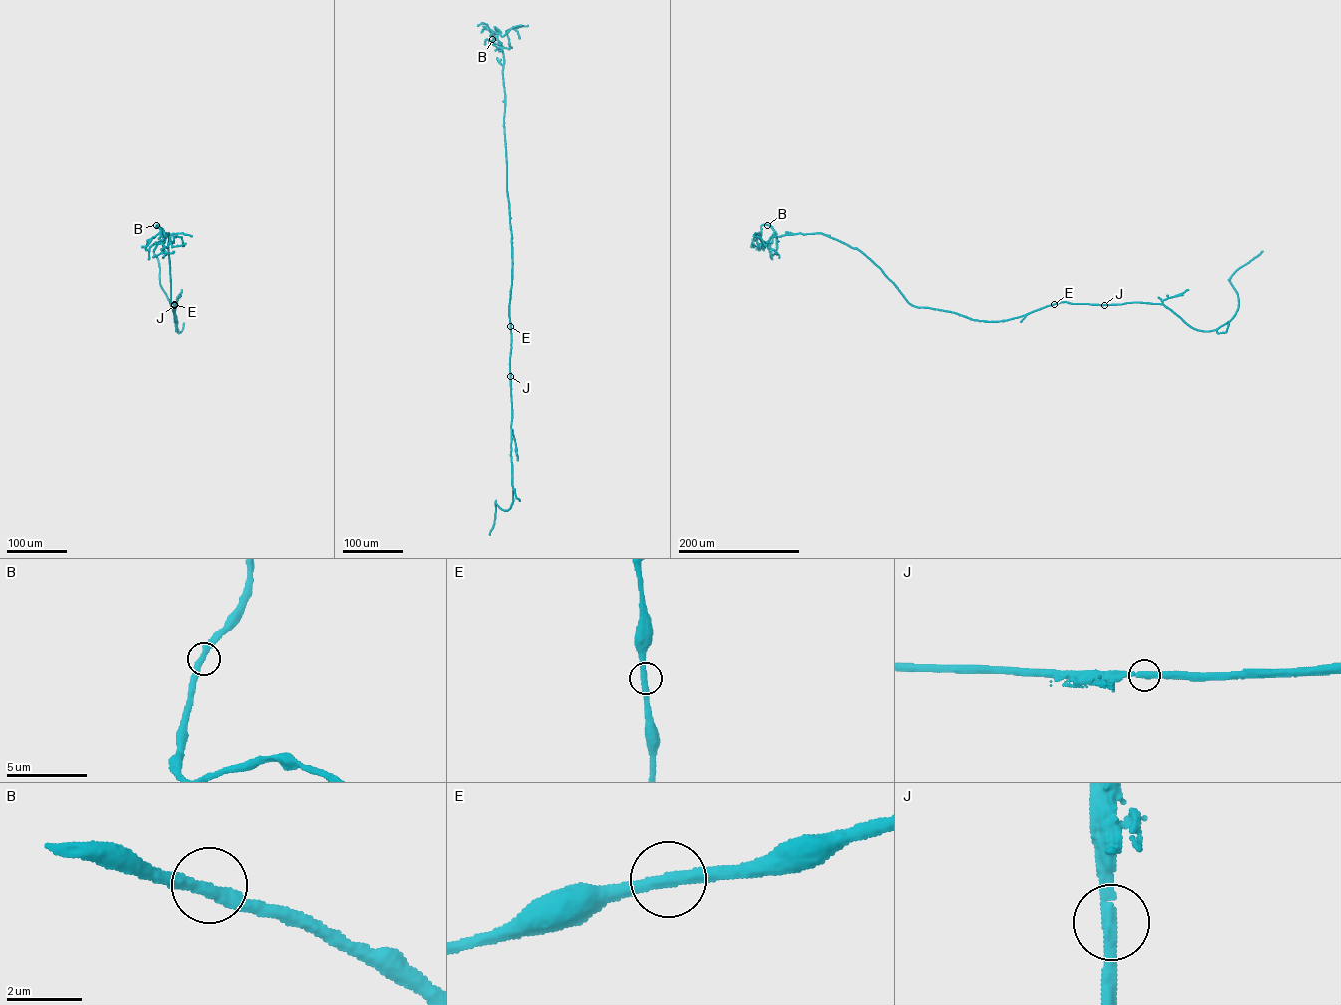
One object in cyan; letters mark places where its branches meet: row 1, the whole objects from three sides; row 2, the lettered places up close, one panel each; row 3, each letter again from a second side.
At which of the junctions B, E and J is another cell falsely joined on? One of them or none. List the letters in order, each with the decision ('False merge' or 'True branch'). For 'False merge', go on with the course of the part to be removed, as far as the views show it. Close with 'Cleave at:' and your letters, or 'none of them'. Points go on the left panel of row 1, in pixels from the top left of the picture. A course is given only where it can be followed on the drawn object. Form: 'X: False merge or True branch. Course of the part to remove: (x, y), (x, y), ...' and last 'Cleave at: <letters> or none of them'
B: True branch
E: True branch
J: True branch
Cleave at: none of them

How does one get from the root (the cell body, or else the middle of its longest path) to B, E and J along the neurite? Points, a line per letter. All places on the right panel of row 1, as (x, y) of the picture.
B: (1008, 319), (979, 321), (949, 311), (914, 306), (857, 249), (820, 233), (775, 237), (772, 227), (767, 225)
E: (1008, 319), (1054, 304)
J: (1008, 319), (1062, 302), (1104, 305)

